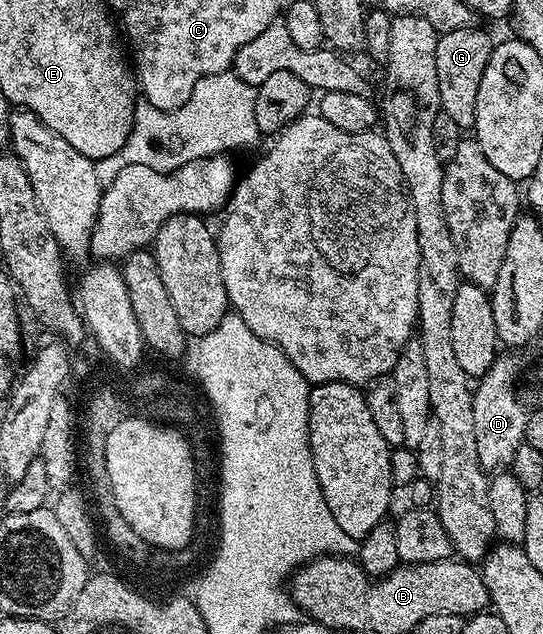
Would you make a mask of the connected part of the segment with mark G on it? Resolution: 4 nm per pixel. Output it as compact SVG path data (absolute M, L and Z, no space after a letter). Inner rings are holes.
M475 25L446 30L440 34L436 67L438 68L438 96L441 111L468 132L475 127L476 109L478 108L478 84L482 84L482 72L490 64L494 38L484 30L476 30Z

